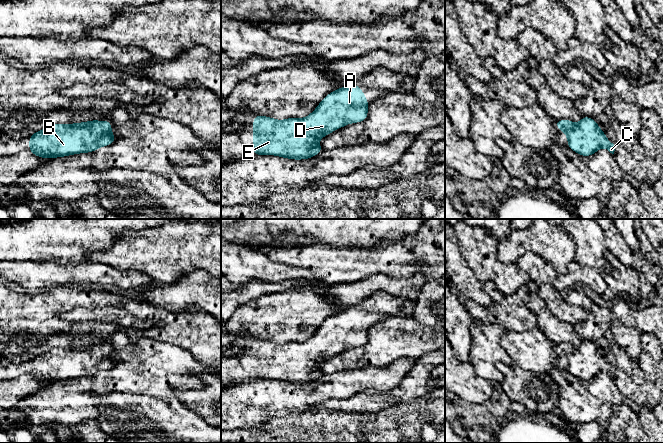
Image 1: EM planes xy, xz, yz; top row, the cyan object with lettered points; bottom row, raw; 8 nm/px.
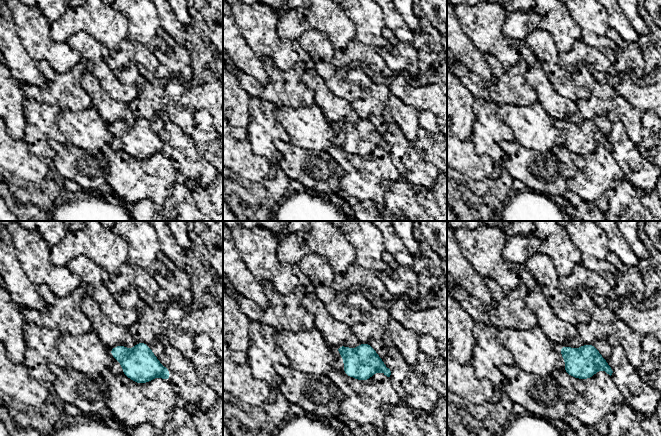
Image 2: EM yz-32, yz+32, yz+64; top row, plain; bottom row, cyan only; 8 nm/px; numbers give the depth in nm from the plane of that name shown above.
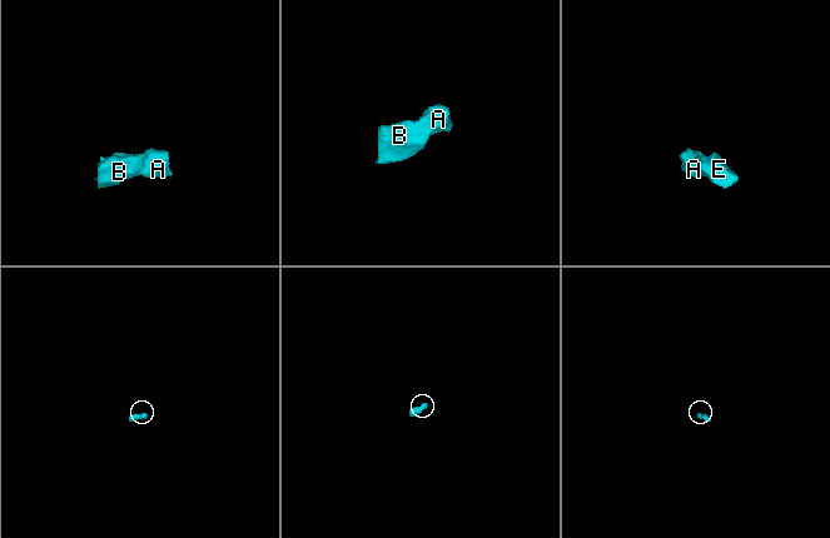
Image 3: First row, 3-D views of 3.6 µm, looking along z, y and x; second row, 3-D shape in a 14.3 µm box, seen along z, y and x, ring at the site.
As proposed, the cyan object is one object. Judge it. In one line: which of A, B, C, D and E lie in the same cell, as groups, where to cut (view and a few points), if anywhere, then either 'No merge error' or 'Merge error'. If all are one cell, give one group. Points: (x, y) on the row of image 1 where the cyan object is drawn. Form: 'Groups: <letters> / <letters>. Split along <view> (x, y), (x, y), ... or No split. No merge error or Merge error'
Groups: A B C D E. No split. No merge error

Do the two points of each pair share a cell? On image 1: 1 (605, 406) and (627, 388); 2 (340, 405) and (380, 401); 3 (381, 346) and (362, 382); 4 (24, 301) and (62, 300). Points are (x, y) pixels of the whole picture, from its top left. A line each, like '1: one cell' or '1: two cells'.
1: two cells
2: one cell
3: two cells
4: one cell

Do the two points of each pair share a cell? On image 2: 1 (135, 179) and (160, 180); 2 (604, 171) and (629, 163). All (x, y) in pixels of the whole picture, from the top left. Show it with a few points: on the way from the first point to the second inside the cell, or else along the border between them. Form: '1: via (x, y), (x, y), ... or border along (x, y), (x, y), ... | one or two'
1: via (141, 180), (154, 180) | one
2: border along (617, 164), (625, 177) | two

